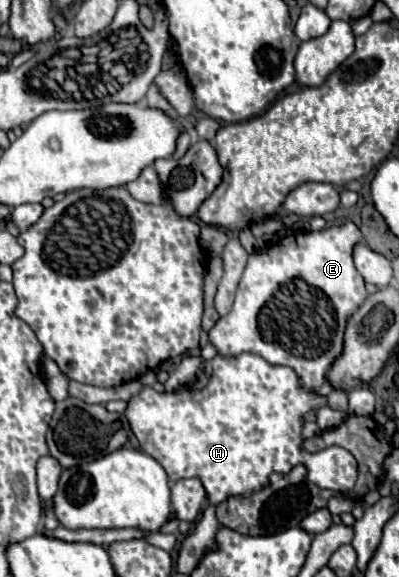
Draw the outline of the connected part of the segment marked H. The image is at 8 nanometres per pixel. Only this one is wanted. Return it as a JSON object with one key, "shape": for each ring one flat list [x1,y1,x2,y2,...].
{"shape":[[241,353,235,357,215,355,213,359,203,359,203,369,207,385,193,393,157,393,151,387,143,387,137,395,127,401,125,417,131,425,133,435,139,441,139,449,155,457,167,471,171,481,179,479,201,479,207,491,207,503,219,505,227,497,251,497,259,489,269,485,271,473,291,473,293,467,303,465,307,469,307,481,321,489,331,489,335,493,347,493,357,481,357,461,355,457,339,446,331,446,319,453,309,453,303,447,303,423,309,411,327,405,327,397,319,395,315,389,303,389,297,373,291,367,271,365,259,355]]}

